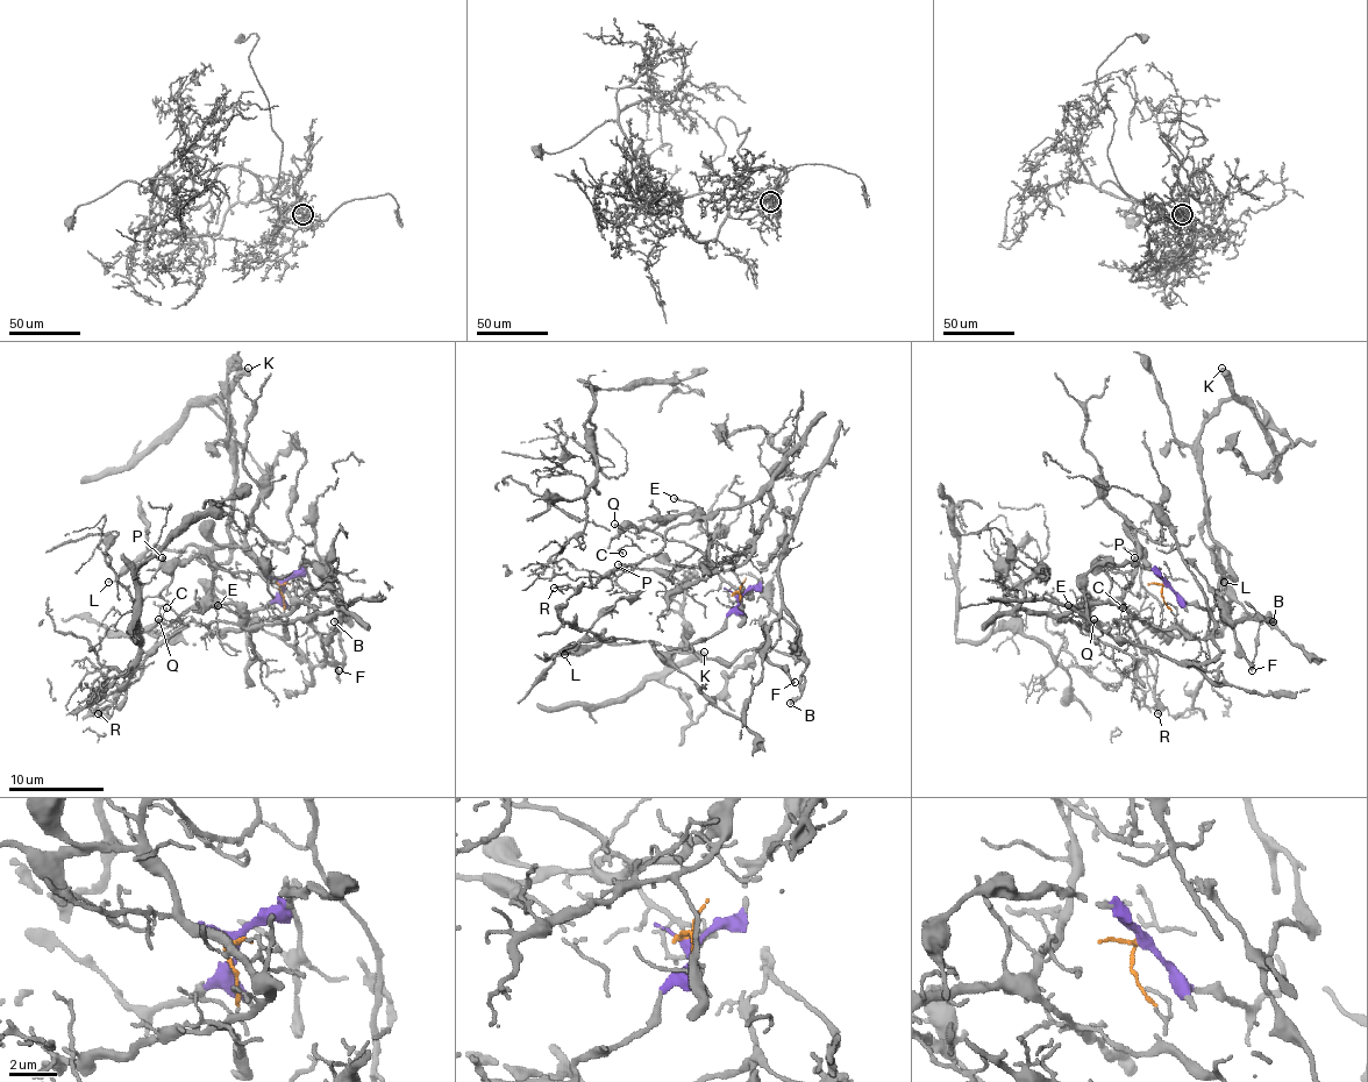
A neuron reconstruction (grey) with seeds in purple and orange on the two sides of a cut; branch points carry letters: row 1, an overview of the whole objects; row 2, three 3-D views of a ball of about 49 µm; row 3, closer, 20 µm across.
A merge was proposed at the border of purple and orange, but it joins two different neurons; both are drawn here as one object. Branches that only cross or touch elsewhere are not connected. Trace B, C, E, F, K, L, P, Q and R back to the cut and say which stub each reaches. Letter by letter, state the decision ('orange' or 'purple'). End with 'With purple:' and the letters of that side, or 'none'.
B: purple
C: orange
E: orange
F: purple
K: purple
L: purple
P: orange
Q: orange
R: orange
With purple: B, F, K, L

